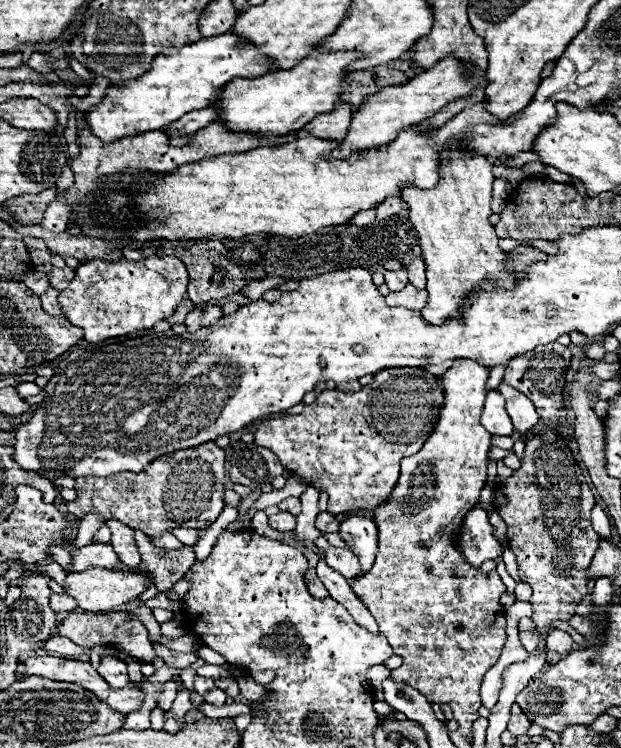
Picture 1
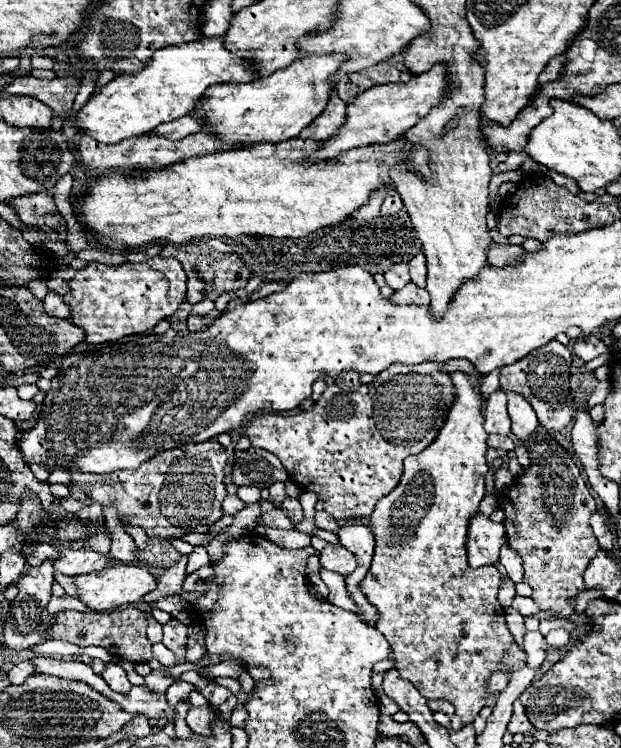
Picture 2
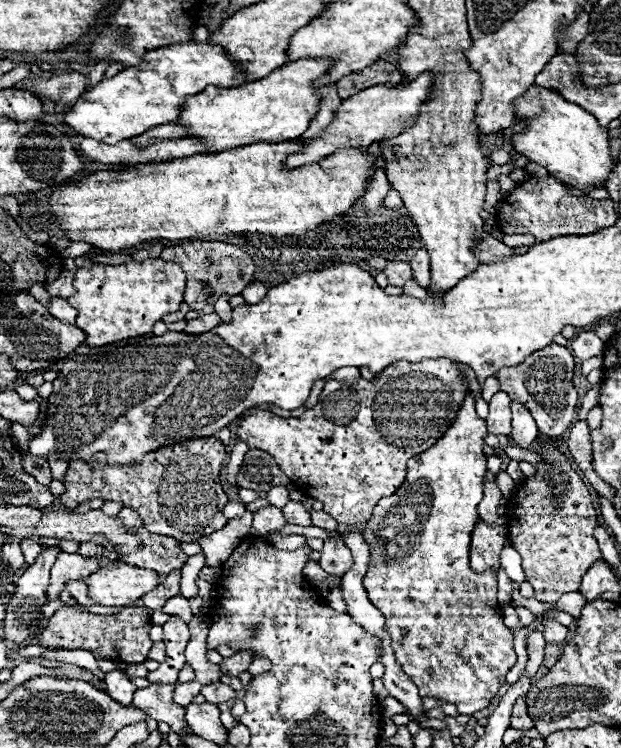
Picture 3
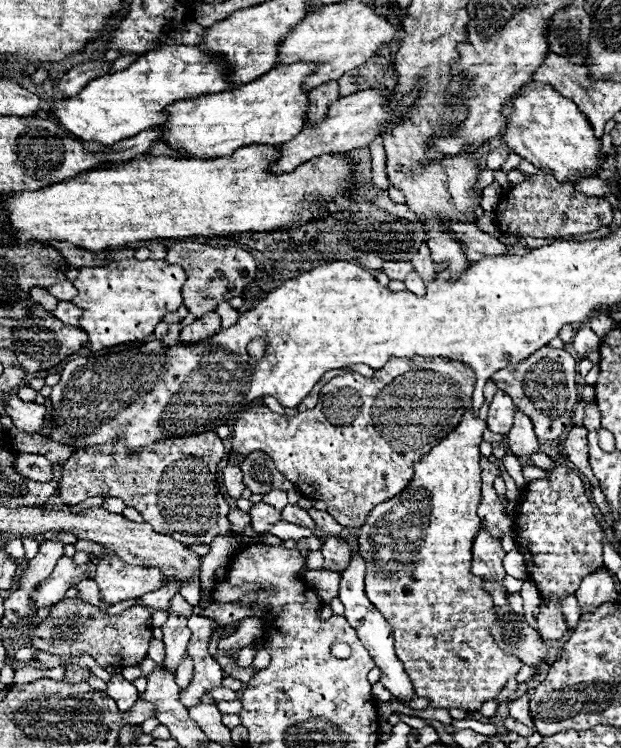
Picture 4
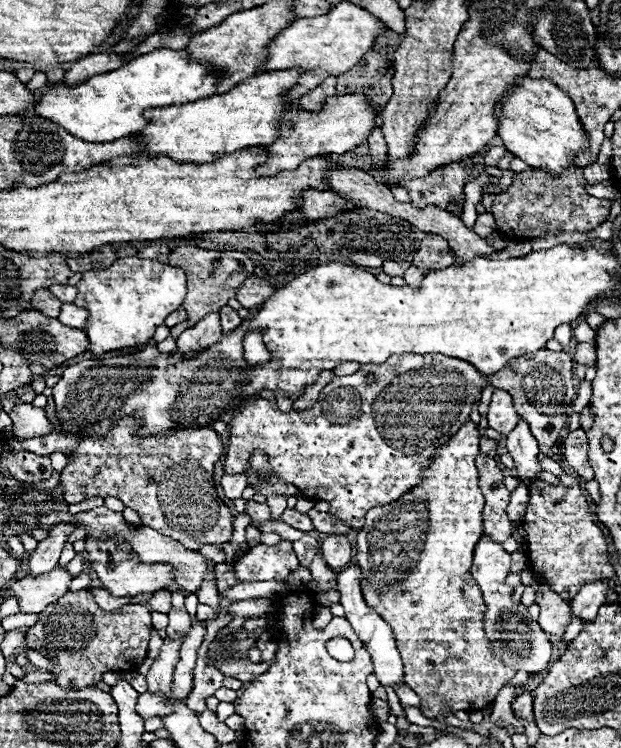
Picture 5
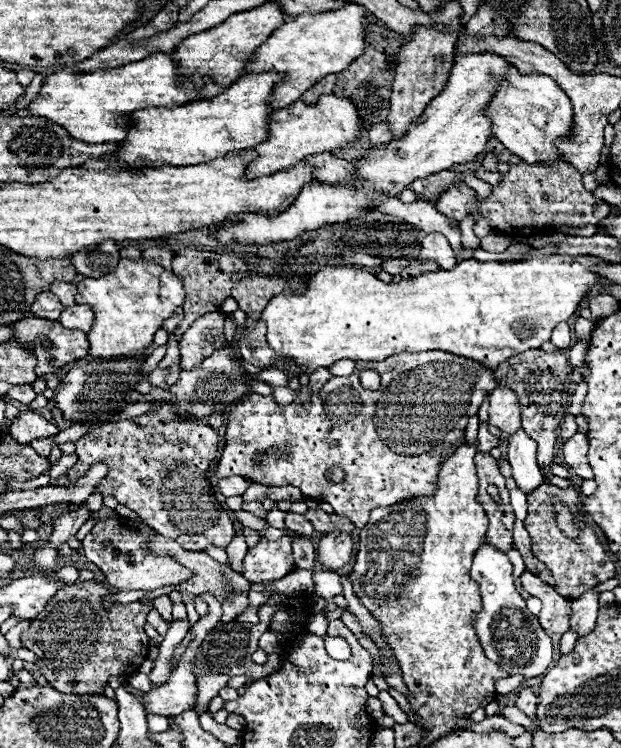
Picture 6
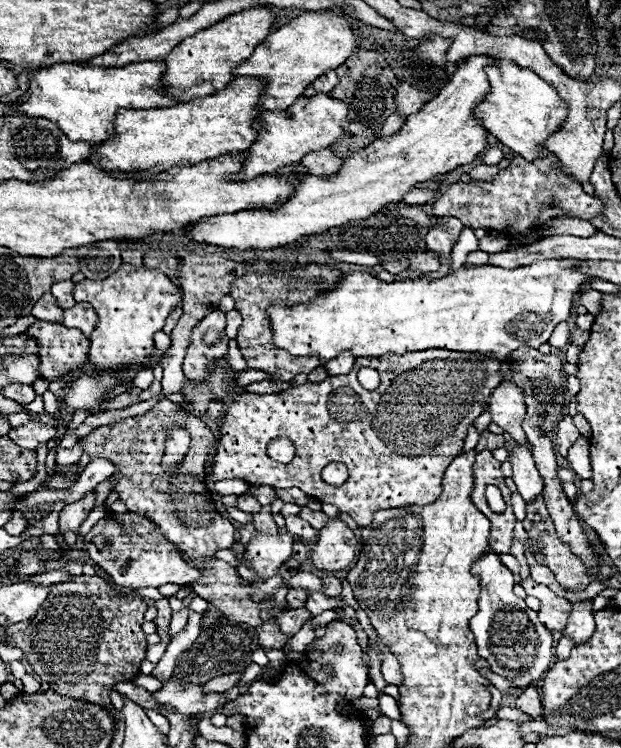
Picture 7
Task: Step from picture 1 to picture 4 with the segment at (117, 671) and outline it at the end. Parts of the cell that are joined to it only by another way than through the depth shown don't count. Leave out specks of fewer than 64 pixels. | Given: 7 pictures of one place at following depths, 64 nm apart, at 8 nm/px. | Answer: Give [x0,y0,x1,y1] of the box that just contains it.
[106,674,138,712]

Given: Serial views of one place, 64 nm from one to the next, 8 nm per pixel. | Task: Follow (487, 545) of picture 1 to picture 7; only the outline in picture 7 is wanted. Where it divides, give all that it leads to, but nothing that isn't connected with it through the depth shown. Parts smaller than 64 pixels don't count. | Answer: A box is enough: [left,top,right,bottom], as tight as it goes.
[470,552,552,688]

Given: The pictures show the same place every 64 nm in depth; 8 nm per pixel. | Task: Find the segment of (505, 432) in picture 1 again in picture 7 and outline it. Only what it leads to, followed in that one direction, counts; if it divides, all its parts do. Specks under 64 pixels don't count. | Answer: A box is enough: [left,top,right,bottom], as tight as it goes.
[488,382,526,442]

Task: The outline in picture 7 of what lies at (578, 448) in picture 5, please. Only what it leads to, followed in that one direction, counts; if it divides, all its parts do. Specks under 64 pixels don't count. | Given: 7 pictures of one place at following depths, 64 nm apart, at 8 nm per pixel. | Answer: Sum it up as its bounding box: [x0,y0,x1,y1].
[568,436,592,478]

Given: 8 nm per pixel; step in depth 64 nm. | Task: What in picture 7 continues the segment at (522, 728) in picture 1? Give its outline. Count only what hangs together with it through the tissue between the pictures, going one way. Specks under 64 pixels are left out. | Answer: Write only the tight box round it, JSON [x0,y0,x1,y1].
[516,686,542,718]

